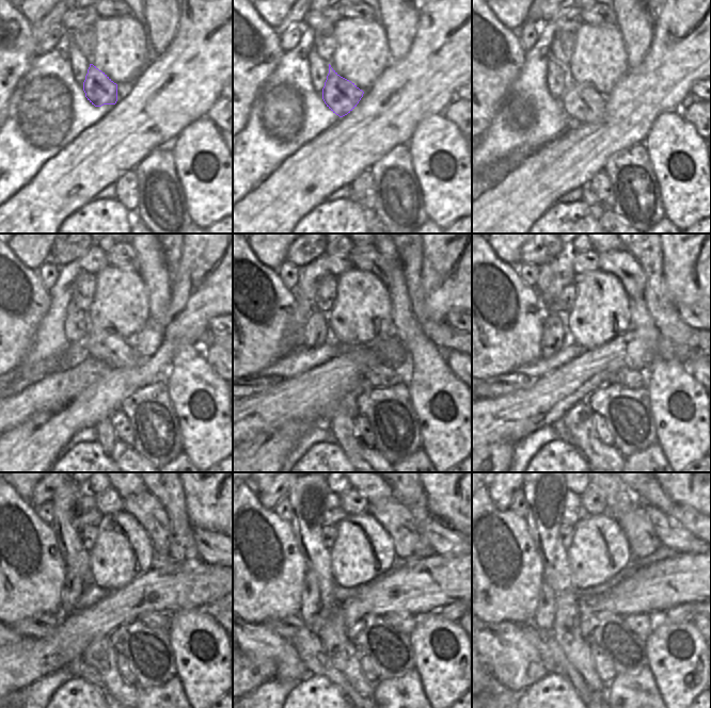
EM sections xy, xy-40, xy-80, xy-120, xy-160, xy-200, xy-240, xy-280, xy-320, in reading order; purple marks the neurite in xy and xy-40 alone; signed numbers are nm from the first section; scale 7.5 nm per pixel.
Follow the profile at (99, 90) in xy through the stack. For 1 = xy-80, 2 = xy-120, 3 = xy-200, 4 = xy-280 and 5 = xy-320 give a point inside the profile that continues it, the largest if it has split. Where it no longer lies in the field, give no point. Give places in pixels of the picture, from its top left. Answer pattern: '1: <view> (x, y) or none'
1: xy-80 (584, 105)
2: xy-120 (107, 346)
3: xy-200 (632, 380)
4: xy-280 (403, 622)
5: xy-320 (642, 625)

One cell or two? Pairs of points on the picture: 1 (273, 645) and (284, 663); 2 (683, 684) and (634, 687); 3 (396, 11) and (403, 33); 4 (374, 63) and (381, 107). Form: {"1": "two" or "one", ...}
{"1": "one", "2": "two", "3": "one", "4": "two"}

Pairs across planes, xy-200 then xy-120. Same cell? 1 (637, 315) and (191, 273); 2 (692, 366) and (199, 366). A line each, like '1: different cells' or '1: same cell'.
1: different cells
2: different cells

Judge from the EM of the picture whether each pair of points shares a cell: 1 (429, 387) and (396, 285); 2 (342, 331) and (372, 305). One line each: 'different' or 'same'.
1: same
2: same

